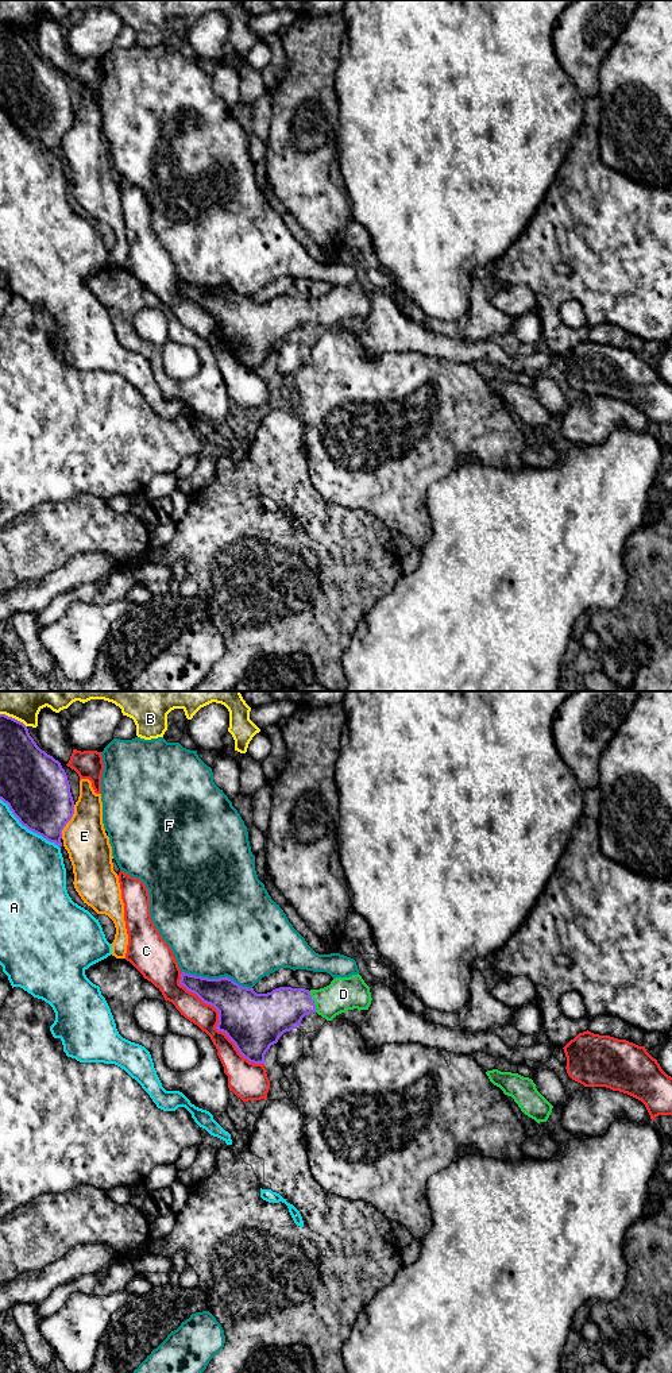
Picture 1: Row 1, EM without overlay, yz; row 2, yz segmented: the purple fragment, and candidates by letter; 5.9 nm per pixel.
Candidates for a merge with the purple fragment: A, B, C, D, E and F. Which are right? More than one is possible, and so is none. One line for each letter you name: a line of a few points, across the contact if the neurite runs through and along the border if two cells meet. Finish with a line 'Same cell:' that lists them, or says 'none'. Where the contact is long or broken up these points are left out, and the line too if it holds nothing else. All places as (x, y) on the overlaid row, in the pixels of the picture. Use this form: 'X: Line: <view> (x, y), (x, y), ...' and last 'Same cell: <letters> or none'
D: Line: yz (278, 1011), (297, 1002), (313, 1002), (332, 1001), (343, 994)
Same cell: D

